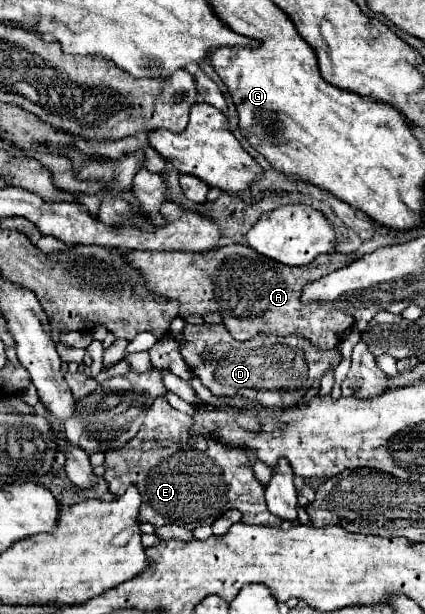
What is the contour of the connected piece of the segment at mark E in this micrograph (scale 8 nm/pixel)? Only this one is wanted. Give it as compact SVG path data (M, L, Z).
M177 417L177 423L173 419L169 421L157 421L151 425L143 425L137 437L133 437L123 449L105 453L105 475L103 479L109 483L109 491L115 497L121 497L123 491L127 491L129 485L137 485L141 493L141 509L139 509L139 521L151 523L155 527L175 523L185 529L193 529L199 525L211 525L217 517L221 517L227 509L239 509L243 513L243 523L247 525L269 525L279 527L281 519L265 507L263 497L263 485L253 475L253 467L249 463L245 449L231 449L213 439L193 437L187 433L189 419L181 421Z

